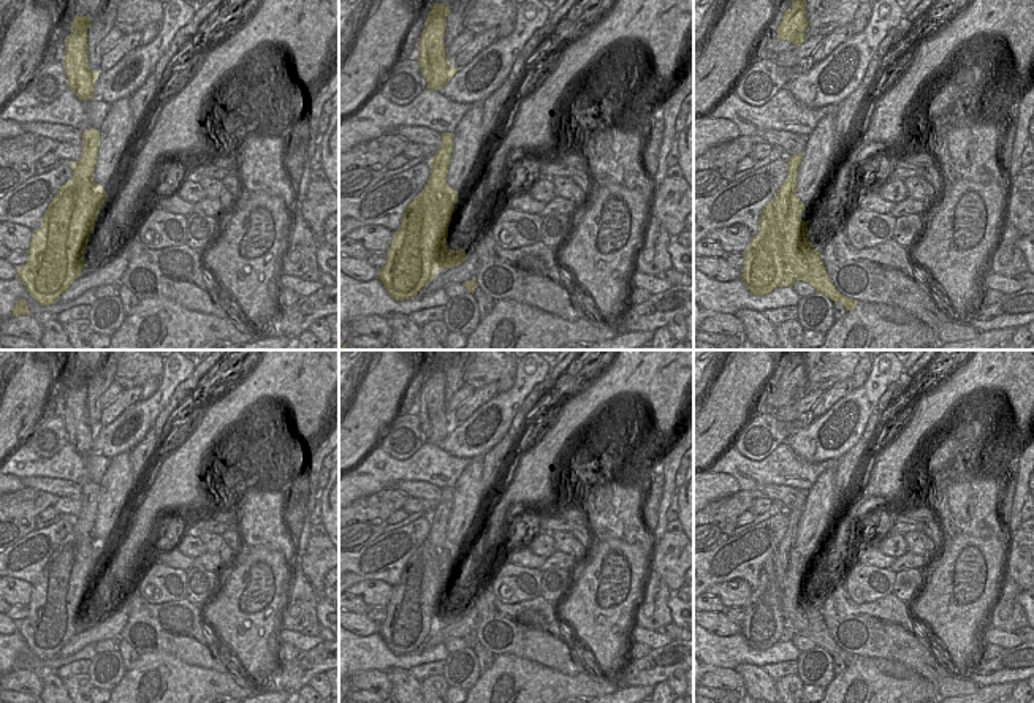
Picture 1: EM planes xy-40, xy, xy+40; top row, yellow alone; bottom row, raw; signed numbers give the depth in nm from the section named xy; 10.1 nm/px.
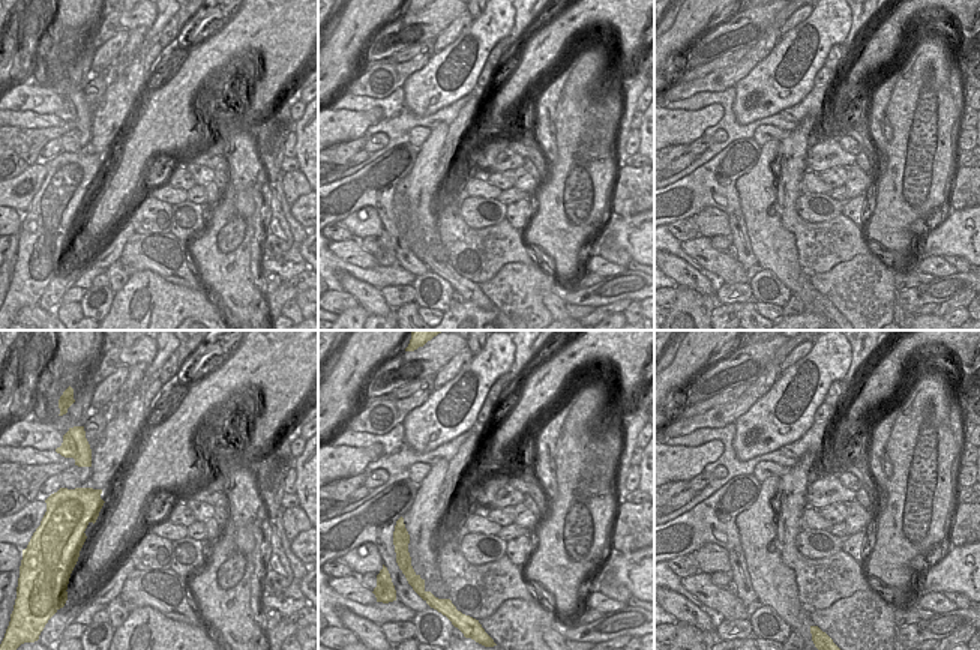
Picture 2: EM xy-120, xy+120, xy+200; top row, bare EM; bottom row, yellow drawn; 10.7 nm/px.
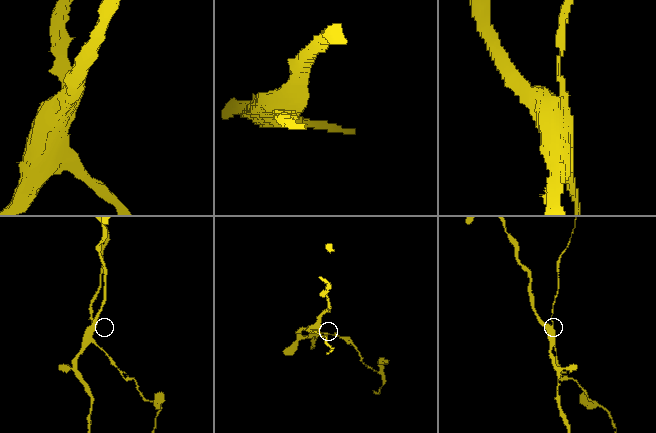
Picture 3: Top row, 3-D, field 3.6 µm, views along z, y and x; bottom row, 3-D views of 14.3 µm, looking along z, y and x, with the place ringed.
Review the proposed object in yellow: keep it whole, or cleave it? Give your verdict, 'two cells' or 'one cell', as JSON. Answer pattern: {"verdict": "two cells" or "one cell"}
{"verdict": "two cells"}

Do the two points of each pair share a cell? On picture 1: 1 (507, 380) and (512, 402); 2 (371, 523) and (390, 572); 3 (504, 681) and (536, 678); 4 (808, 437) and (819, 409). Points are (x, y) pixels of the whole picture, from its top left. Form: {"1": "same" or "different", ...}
{"1": "different", "2": "different", "3": "same", "4": "different"}

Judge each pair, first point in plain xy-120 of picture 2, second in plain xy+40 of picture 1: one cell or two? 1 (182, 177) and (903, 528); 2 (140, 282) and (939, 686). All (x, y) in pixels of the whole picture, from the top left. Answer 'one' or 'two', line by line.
1: two
2: one

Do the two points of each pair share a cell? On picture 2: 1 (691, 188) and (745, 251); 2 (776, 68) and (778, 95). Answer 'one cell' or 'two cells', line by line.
1: one cell
2: one cell

